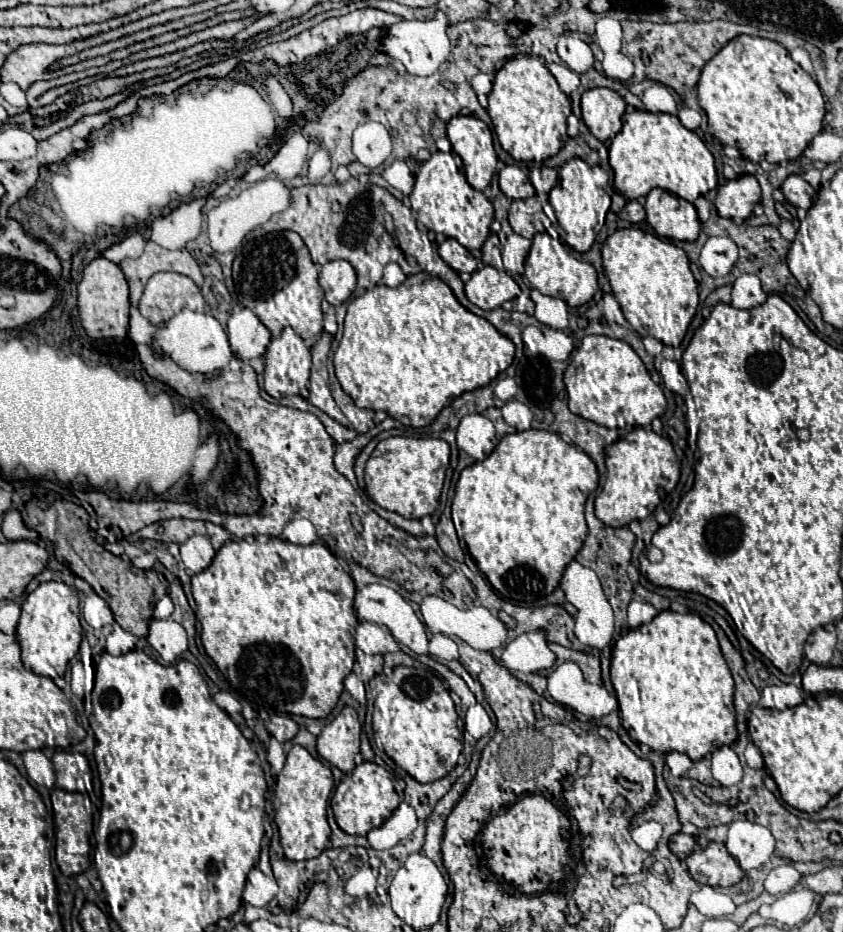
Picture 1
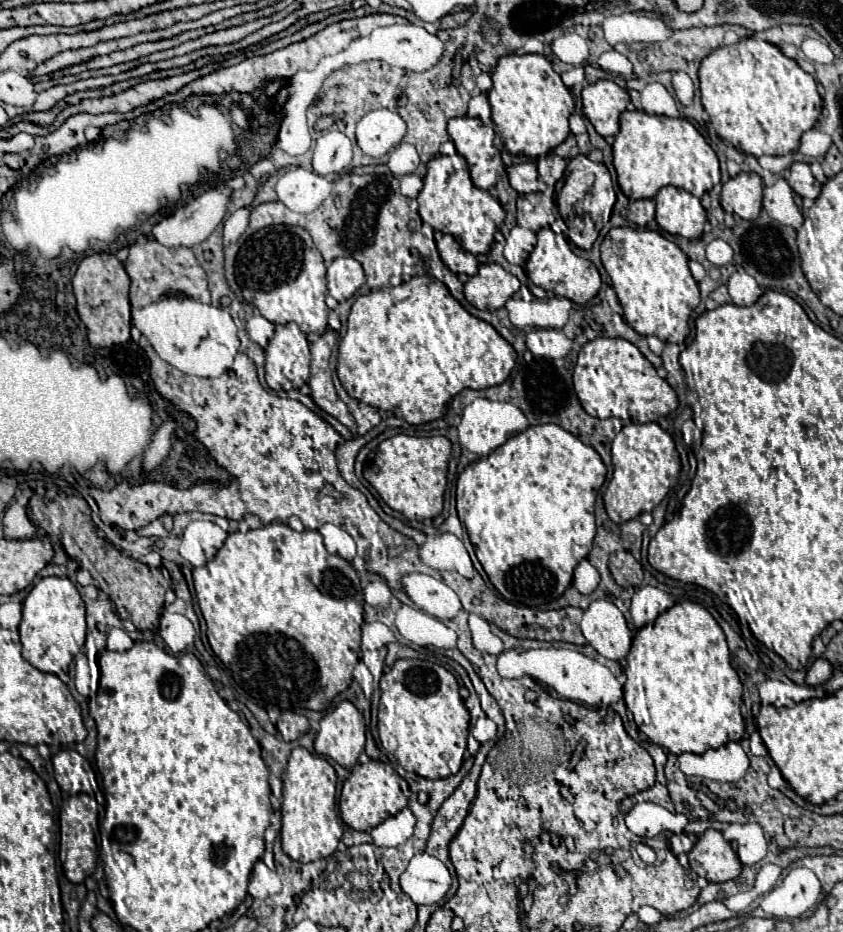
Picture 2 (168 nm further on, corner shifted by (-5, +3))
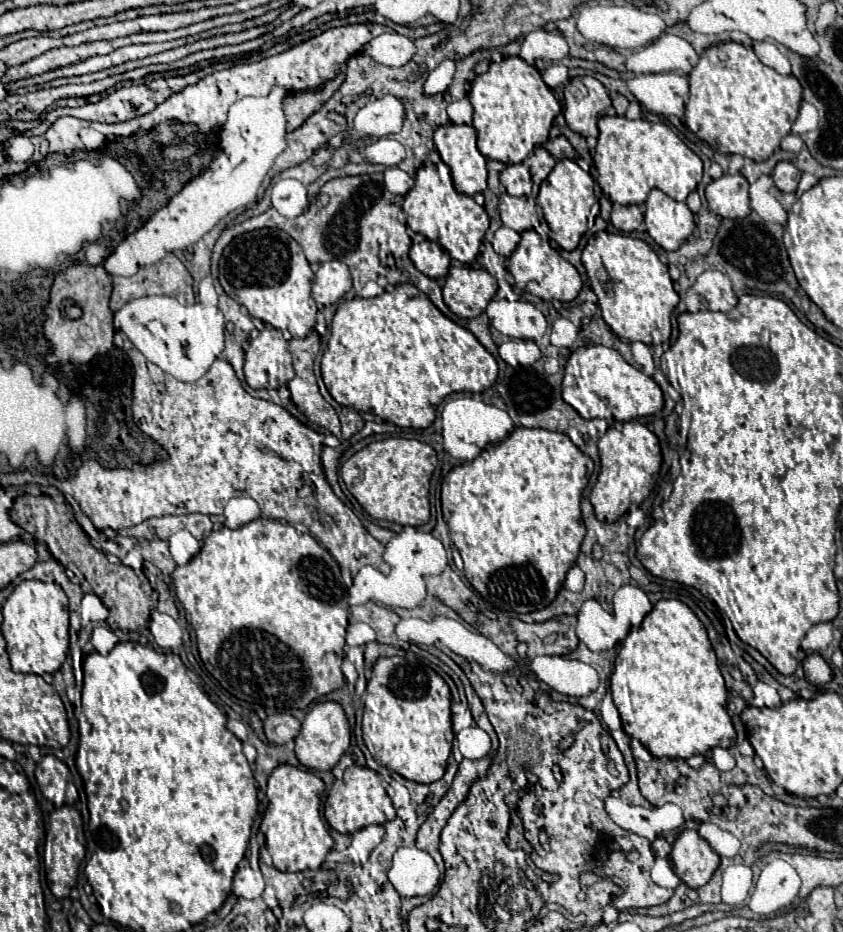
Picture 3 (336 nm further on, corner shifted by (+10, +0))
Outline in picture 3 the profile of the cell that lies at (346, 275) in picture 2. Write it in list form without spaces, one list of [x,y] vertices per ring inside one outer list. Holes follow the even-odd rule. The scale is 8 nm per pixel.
[[[330,260],[320,266],[312,284],[312,298],[318,304],[334,304],[352,288],[352,276],[344,262]]]

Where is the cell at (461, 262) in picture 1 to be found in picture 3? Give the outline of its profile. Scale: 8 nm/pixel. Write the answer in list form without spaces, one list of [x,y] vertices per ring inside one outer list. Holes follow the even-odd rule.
[[[422,238],[422,242],[418,240],[412,244],[410,260],[428,278],[444,278],[452,262],[448,252],[438,242],[432,242],[428,238]]]

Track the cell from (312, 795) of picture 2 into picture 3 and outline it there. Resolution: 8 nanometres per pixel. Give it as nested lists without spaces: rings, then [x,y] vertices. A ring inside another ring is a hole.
[[[282,764],[268,778],[268,808],[260,822],[260,832],[266,838],[266,848],[272,856],[274,868],[282,872],[302,872],[318,870],[332,850],[334,840],[328,834],[320,816],[320,796],[324,792],[324,782],[310,770],[300,770],[296,766]]]

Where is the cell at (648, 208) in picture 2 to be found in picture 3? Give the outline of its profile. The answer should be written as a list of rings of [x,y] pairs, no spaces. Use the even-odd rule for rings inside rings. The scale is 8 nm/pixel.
[[[614,206],[612,224],[620,232],[634,232],[644,220],[640,206]]]

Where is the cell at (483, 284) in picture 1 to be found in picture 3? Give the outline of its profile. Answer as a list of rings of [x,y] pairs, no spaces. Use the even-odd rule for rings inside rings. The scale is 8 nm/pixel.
[[[450,268],[442,286],[442,296],[458,318],[476,318],[486,310],[496,290],[496,278],[486,270]]]

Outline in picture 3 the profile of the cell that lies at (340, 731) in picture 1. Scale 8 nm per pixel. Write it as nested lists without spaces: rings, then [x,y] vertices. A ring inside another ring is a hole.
[[[316,702],[314,708],[306,714],[302,722],[302,730],[296,738],[296,758],[302,766],[310,770],[332,770],[340,756],[348,750],[350,746],[350,726],[348,718],[338,702]]]

